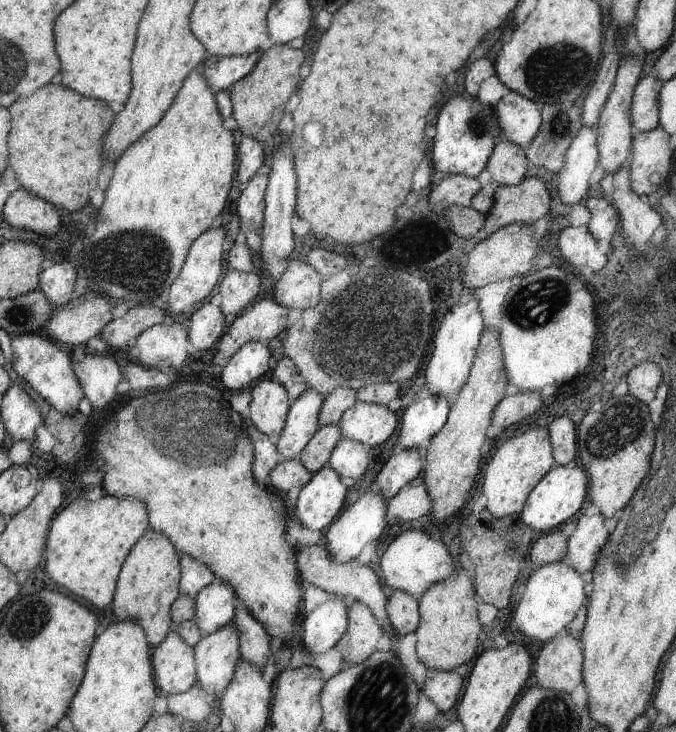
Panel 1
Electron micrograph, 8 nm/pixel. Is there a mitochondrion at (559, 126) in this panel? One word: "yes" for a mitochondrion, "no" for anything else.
yes

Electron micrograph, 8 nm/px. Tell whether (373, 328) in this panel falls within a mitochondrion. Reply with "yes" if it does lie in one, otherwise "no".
yes

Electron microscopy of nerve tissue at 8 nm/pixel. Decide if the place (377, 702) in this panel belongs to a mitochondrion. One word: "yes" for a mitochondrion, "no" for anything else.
yes

